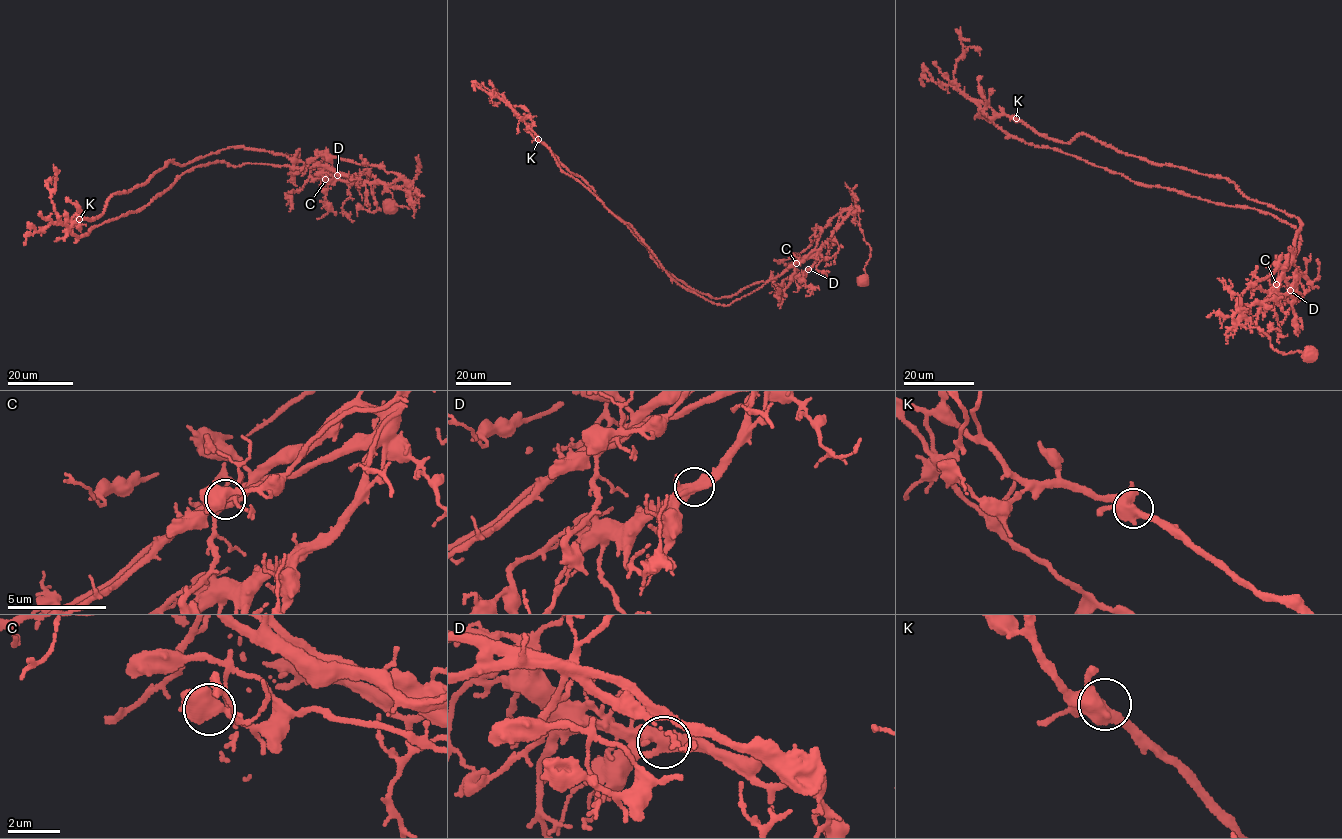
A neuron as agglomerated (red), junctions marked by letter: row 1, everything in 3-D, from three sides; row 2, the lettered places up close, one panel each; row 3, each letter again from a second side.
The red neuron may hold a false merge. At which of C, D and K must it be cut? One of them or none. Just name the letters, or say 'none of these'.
D

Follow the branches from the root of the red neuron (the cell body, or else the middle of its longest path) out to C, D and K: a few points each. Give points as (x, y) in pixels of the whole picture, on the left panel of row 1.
C: (392, 207), (411, 207), (409, 190), (378, 181), (325, 179)
D: (392, 207), (411, 207), (409, 190), (337, 174)
K: (392, 207), (411, 207), (409, 190), (239, 146), (170, 161), (79, 219)

